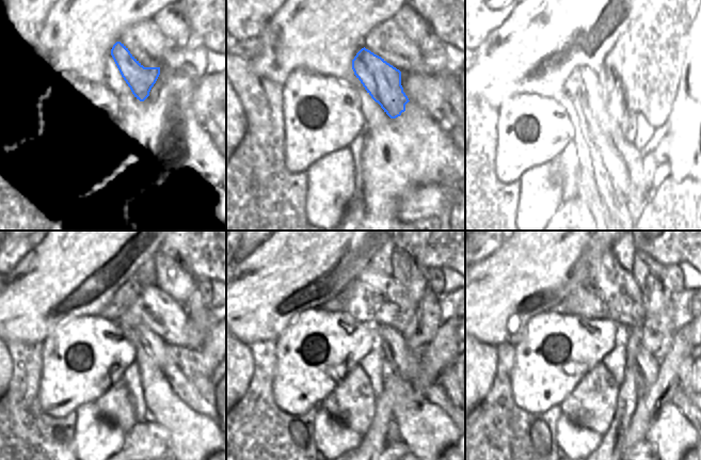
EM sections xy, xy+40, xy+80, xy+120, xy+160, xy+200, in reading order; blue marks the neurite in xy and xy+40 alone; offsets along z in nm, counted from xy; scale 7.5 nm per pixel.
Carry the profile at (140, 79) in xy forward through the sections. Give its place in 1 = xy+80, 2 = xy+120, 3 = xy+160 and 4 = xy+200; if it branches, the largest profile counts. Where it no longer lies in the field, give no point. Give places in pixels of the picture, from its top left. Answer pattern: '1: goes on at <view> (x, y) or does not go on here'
1: goes on at xy+80 (614, 88)
2: goes on at xy+120 (154, 345)
3: goes on at xy+160 (404, 362)
4: goes on at xy+200 (647, 367)

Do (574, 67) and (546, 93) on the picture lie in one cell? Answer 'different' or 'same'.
different

